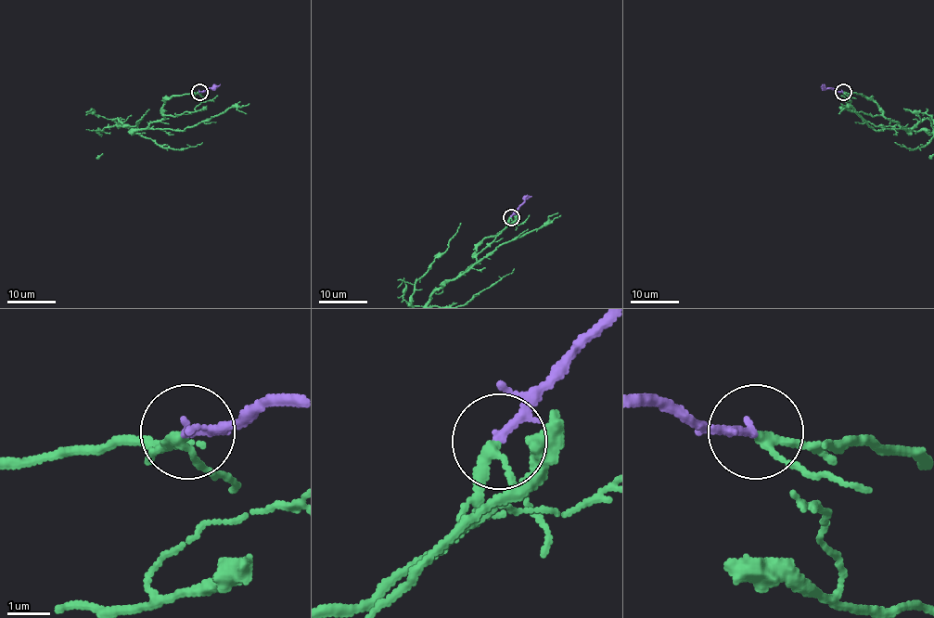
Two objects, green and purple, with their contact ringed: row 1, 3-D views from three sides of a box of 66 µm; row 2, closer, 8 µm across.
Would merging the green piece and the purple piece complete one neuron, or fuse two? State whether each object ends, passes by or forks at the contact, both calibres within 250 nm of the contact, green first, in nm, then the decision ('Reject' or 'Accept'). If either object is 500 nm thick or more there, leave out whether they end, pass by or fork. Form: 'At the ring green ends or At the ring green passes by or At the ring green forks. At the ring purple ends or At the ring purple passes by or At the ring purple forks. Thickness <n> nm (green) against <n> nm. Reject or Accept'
At the ring green passes by. At the ring purple ends. Thickness 190 nm (green) against 220 nm. Accept

